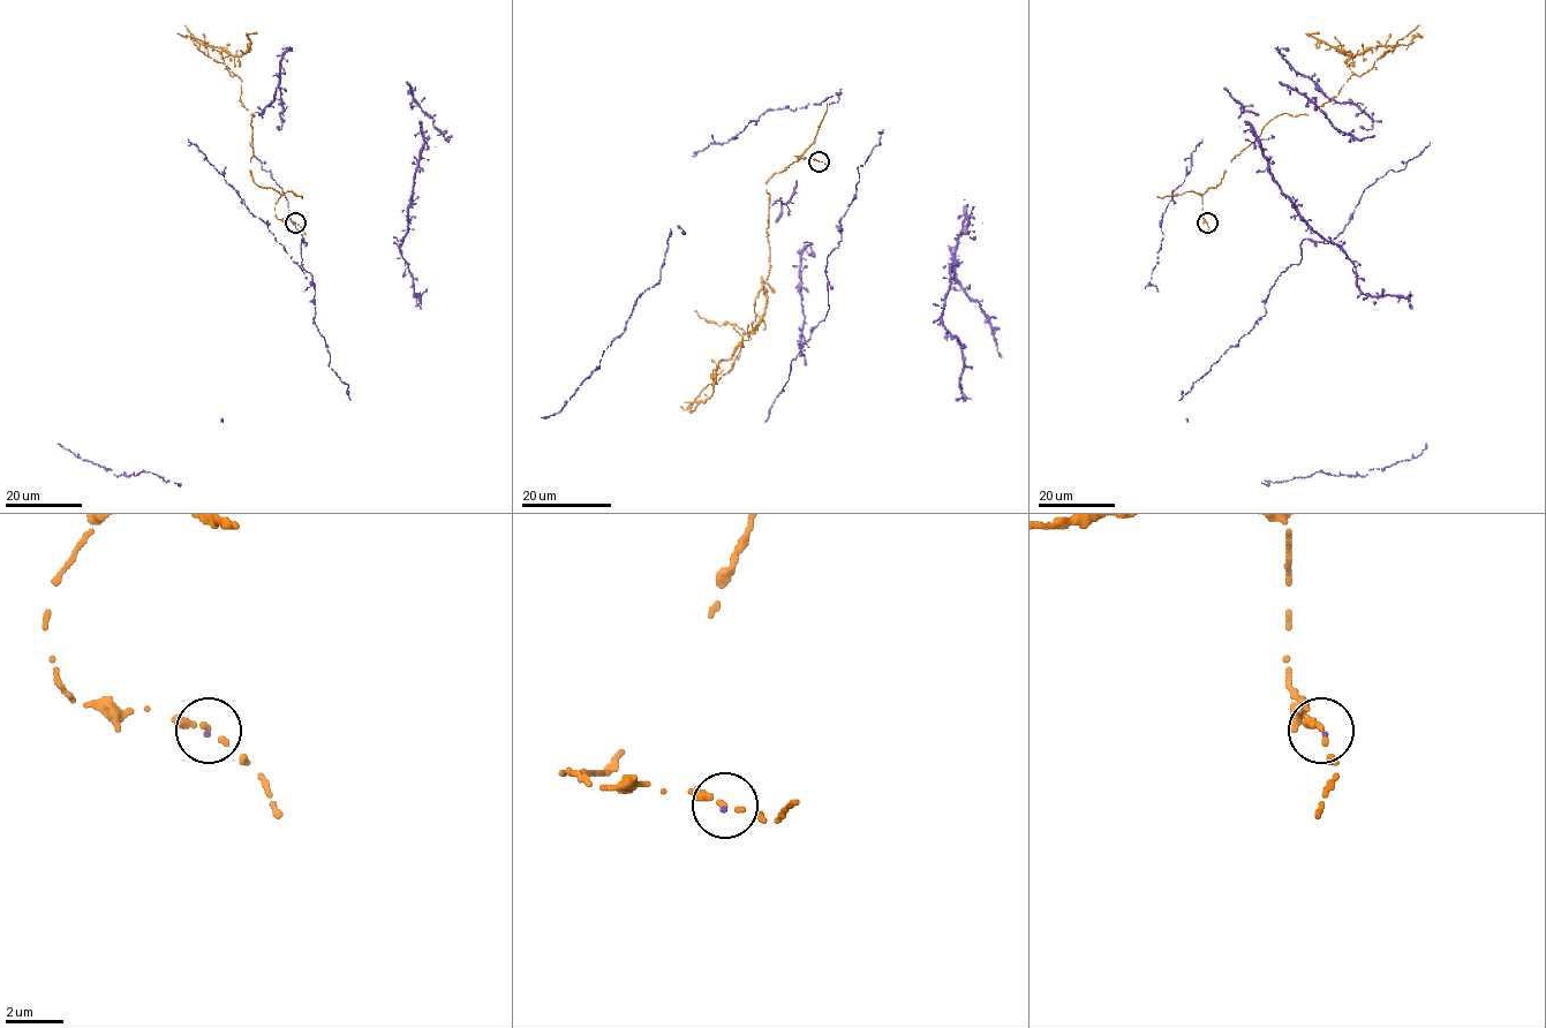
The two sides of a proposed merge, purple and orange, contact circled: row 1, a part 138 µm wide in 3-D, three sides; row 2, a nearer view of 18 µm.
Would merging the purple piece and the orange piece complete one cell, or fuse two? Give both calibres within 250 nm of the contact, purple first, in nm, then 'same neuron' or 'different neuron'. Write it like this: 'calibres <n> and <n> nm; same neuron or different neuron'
calibres 70 and 170 nm; same neuron

